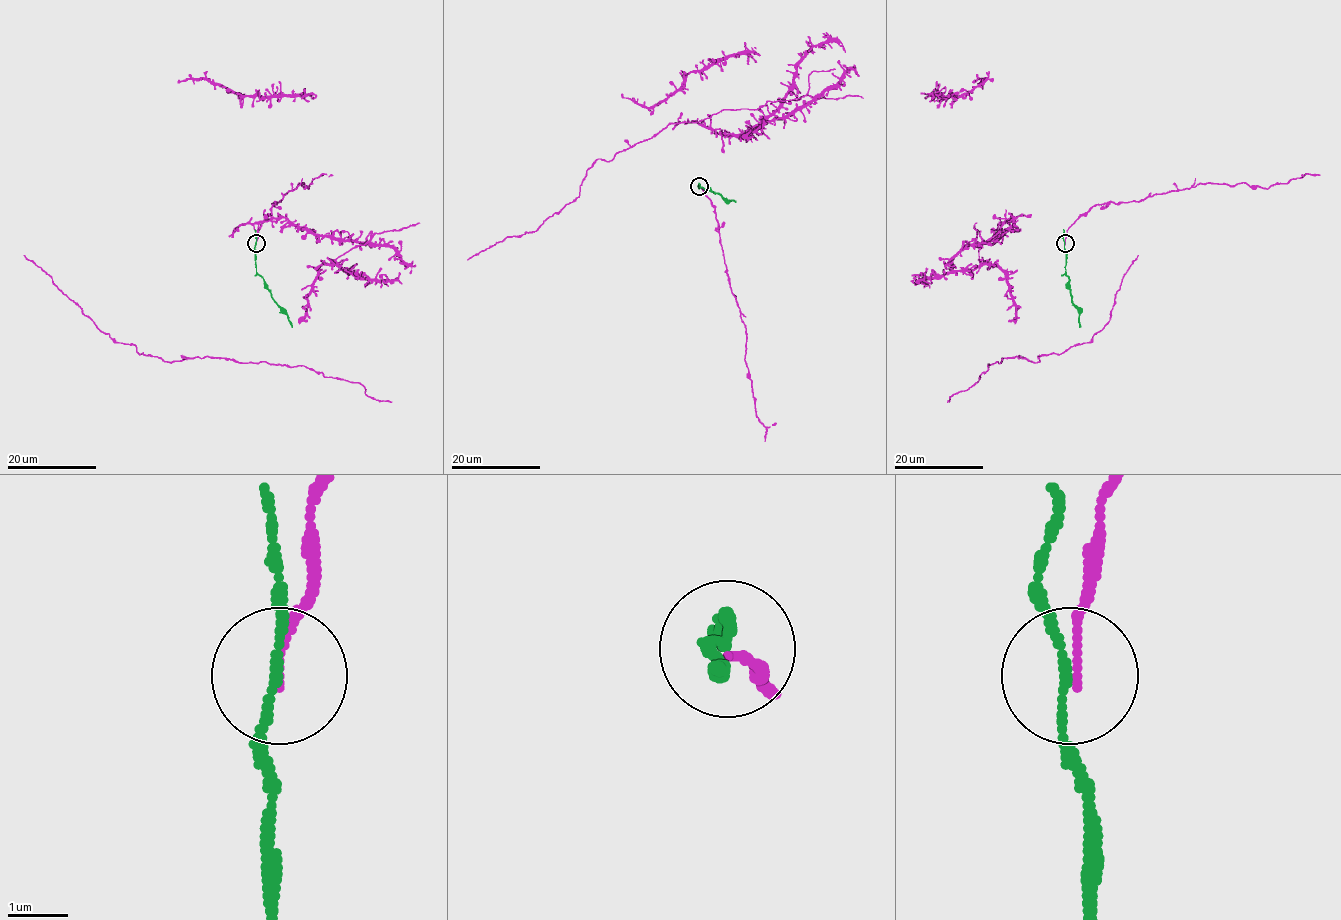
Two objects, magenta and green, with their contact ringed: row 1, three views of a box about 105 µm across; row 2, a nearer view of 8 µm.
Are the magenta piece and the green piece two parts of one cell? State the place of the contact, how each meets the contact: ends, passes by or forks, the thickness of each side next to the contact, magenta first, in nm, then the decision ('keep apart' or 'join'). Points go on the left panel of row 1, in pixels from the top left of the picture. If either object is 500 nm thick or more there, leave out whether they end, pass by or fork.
place (256, 243); magenta ends; green passes by; calibres 100 and 130 nm; keep apart

